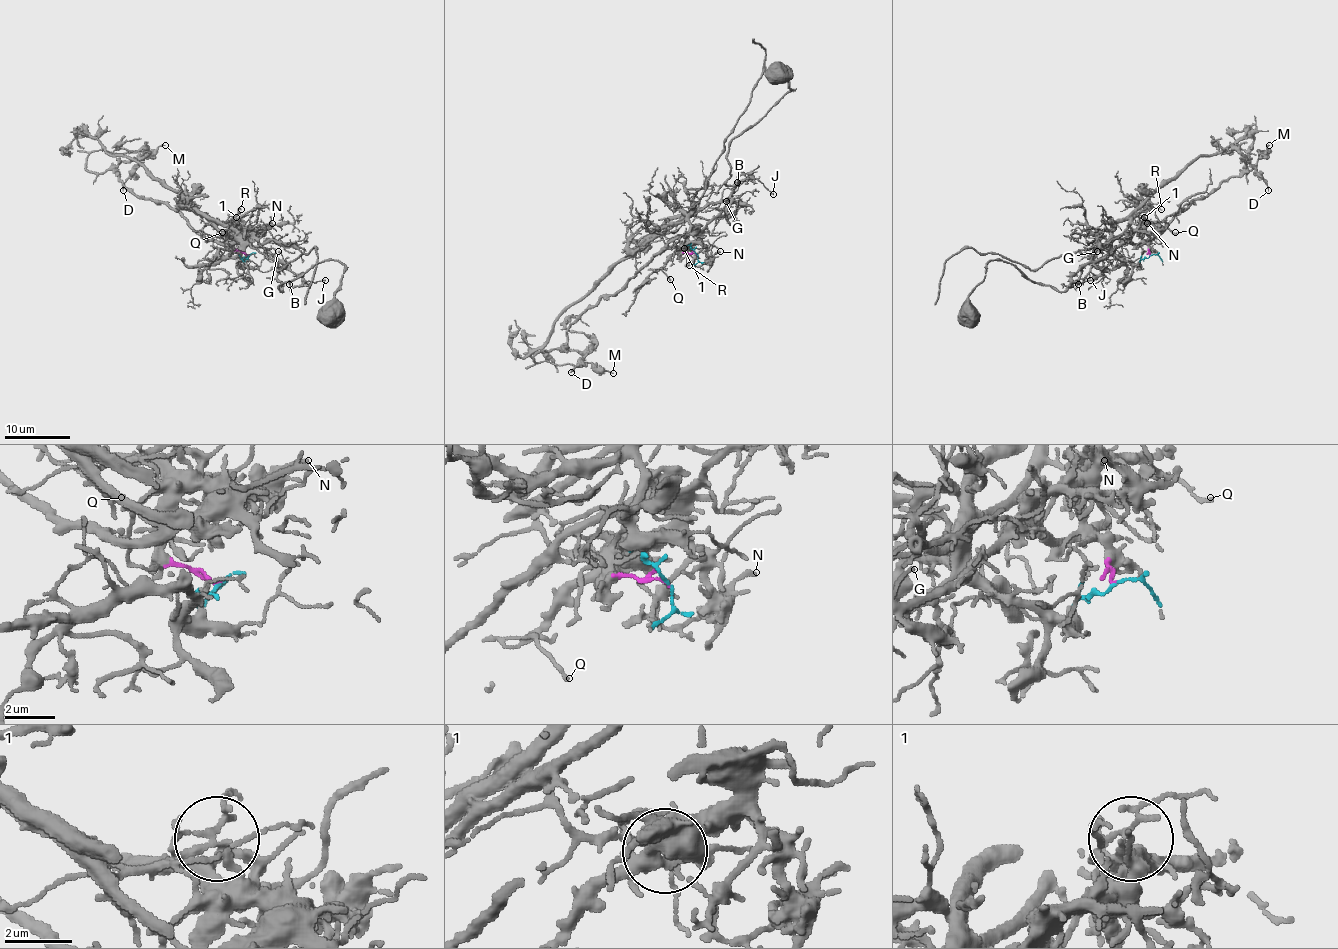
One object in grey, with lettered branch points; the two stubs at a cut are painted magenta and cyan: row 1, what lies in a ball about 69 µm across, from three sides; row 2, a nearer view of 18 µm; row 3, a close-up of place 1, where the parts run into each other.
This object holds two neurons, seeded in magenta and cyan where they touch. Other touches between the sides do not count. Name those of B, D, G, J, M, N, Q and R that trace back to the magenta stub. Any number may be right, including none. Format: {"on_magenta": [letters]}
{"on_magenta": ["B", "D", "G", "J", "M", "N", "Q", "R"]}

